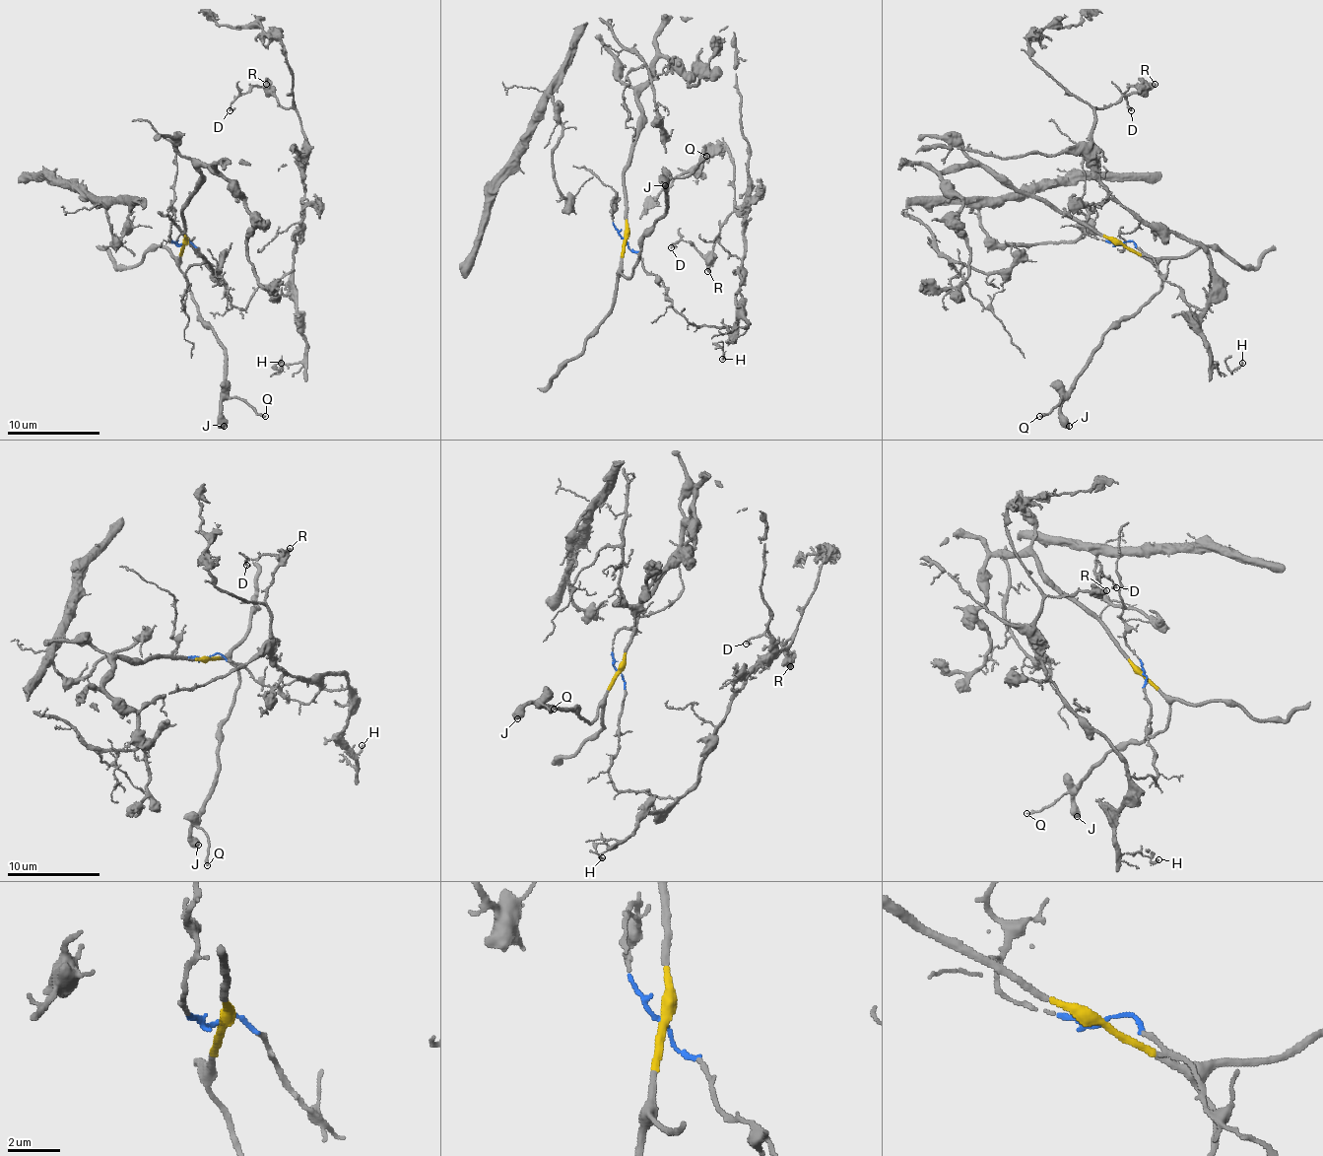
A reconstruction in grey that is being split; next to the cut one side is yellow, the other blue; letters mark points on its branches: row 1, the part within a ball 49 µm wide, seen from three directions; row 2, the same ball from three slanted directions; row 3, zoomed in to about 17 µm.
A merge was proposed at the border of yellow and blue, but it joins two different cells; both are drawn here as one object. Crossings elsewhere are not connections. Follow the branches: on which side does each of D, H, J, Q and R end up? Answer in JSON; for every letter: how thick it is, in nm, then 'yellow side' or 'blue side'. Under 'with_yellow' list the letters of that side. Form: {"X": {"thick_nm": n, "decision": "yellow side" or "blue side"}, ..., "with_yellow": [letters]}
{"D": {"thick_nm": 180, "decision": "blue side"}, "H": {"thick_nm": 150, "decision": "blue side"}, "J": {"thick_nm": 650, "decision": "yellow side"}, "Q": {"thick_nm": 200, "decision": "yellow side"}, "R": {"thick_nm": 400, "decision": "blue side"}, "with_yellow": ["J", "Q"]}

